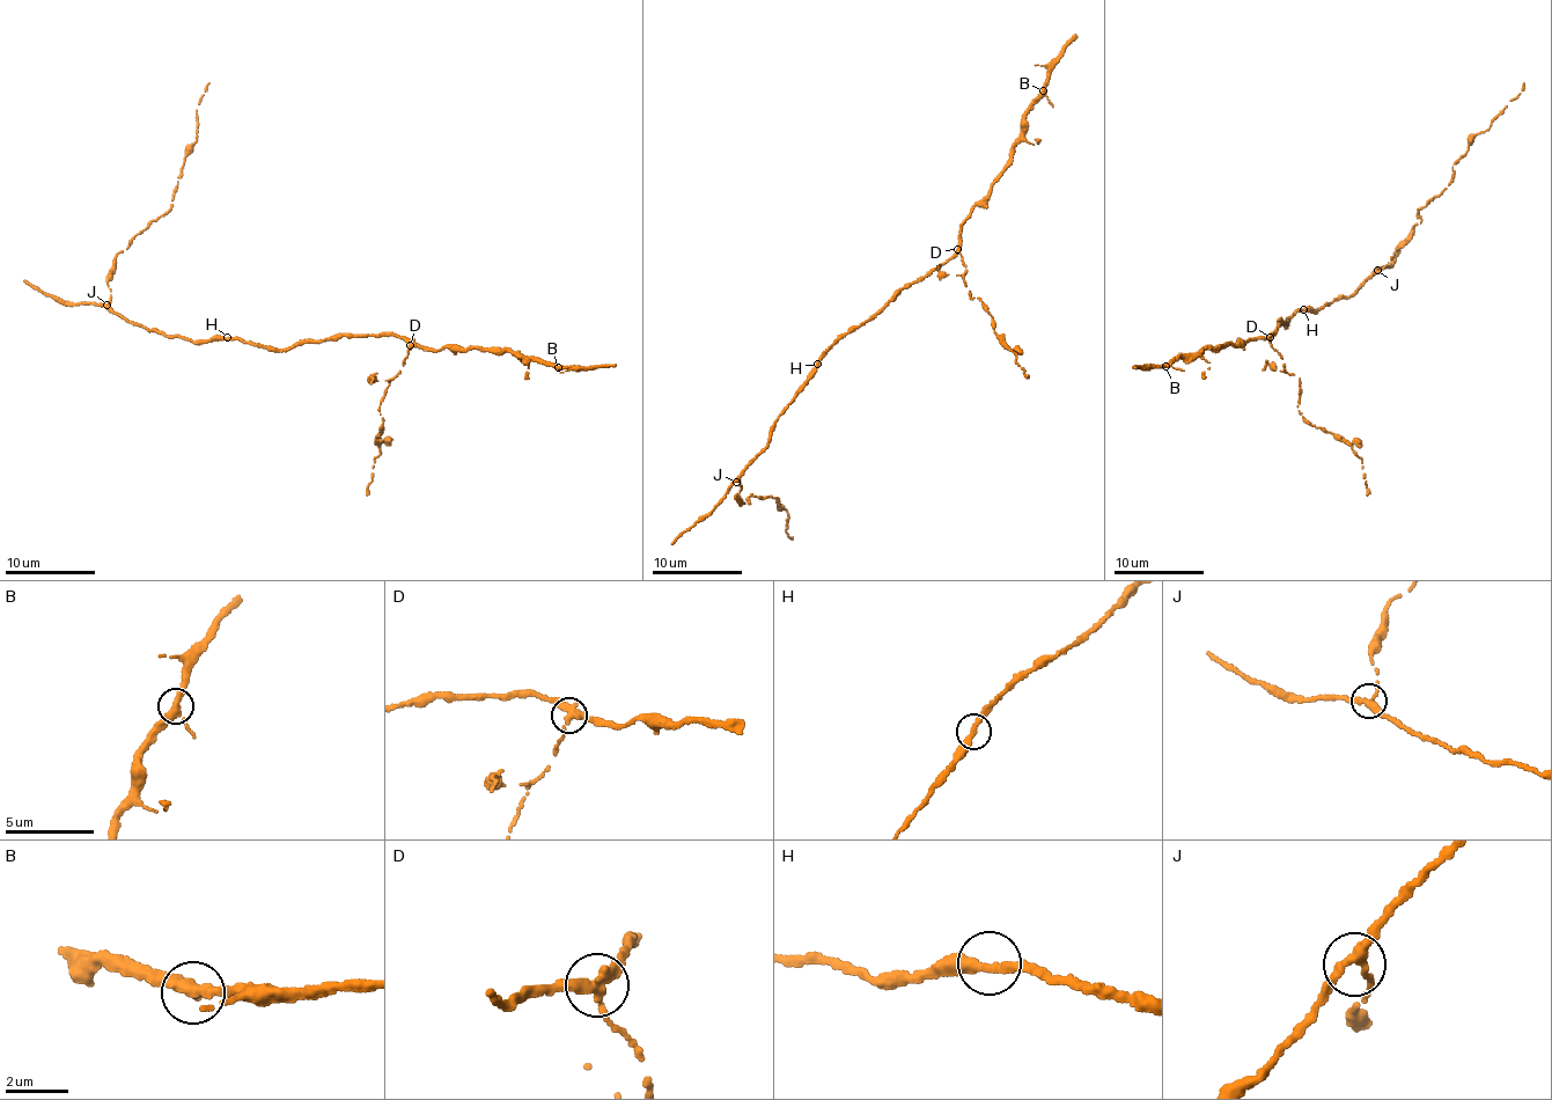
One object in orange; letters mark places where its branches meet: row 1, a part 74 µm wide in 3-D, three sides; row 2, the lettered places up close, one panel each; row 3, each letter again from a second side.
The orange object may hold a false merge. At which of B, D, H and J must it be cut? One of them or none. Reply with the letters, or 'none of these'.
D

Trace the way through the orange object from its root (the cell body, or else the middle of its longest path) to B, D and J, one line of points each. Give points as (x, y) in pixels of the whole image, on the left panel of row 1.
B: (225, 339), (288, 349), (341, 336), (397, 335), (410, 344), (435, 350), (501, 350), (558, 367)
D: (225, 339), (242, 338), (269, 349), (288, 349), (303, 342), (341, 336), (394, 334), (411, 344)
J: (225, 339), (193, 342), (182, 336), (164, 336), (129, 323), (107, 305)

